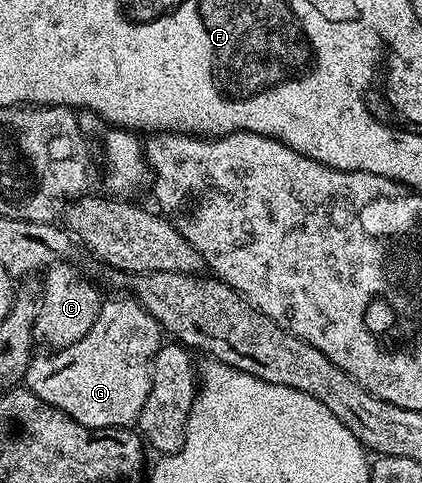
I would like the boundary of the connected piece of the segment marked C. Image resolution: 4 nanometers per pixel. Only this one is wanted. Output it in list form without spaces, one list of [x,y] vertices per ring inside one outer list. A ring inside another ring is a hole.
[[[62,261],[48,268],[43,275],[43,301],[39,309],[39,317],[35,321],[35,335],[46,343],[49,349],[64,349],[75,345],[95,325],[101,312],[103,294],[73,264],[73,261]]]

